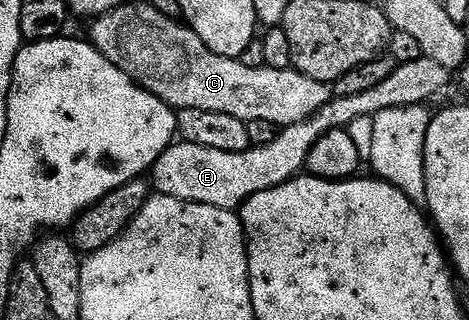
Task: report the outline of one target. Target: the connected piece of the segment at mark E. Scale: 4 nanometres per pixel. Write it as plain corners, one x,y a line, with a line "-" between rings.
421,57
412,63
395,64
394,71
384,83
370,87
360,95
335,96
316,115
295,125
285,126
278,137
267,145
246,149
242,153
216,151
216,147
200,147
196,143
179,140
169,145
156,159
152,170
152,189
155,194
180,199
188,203
204,203
221,209
241,210
252,195
274,189
292,180
305,170
312,147
328,131
346,129
360,116
374,117
388,107
412,107
430,103
437,93
446,89
451,70
440,67
436,59

